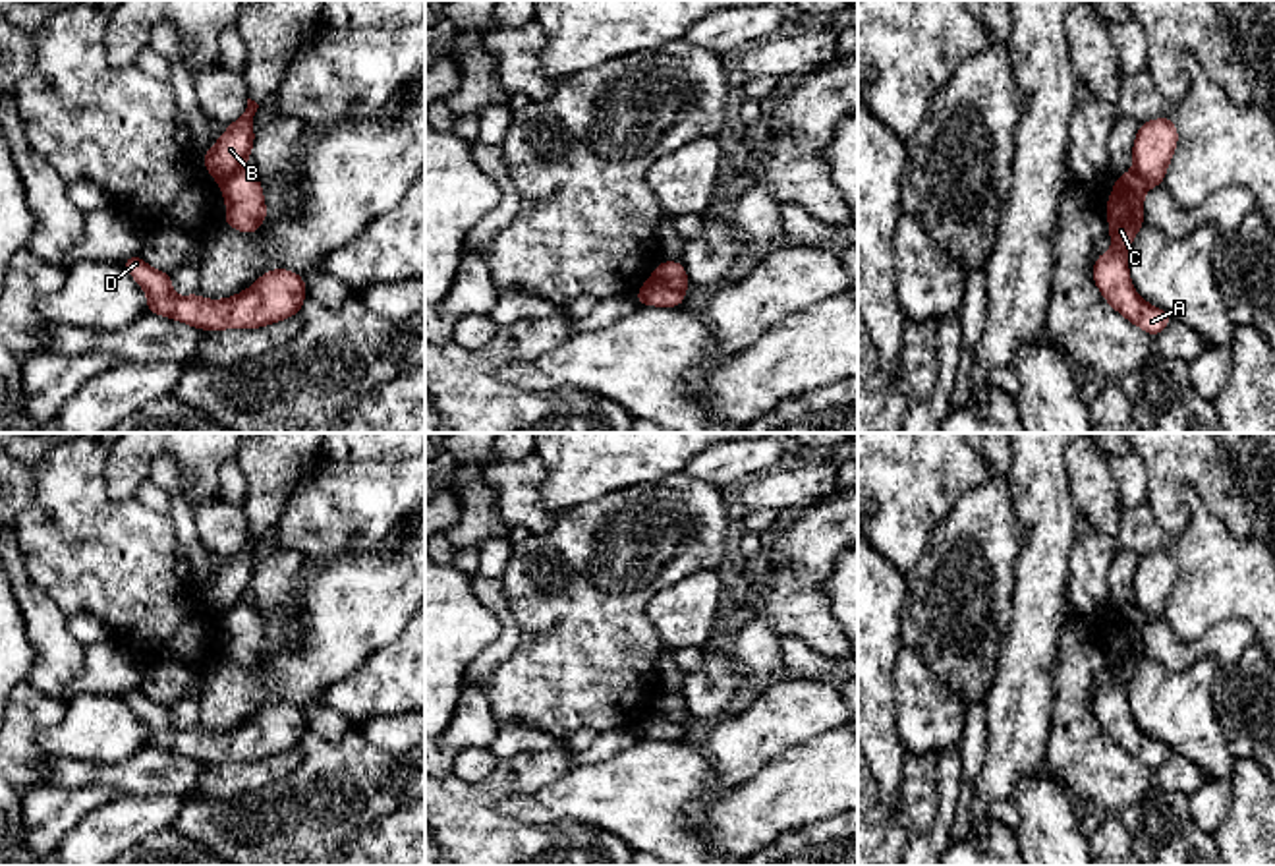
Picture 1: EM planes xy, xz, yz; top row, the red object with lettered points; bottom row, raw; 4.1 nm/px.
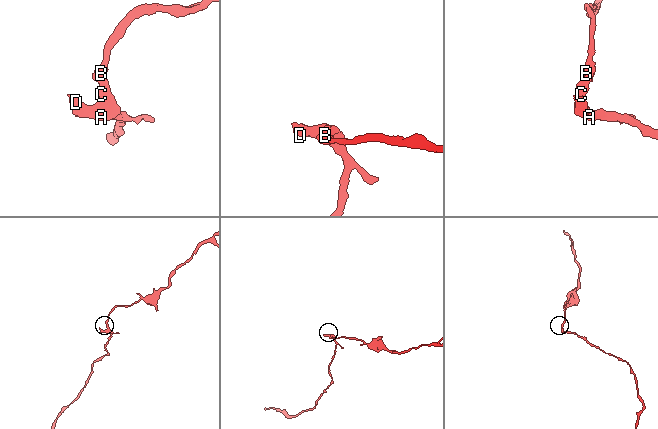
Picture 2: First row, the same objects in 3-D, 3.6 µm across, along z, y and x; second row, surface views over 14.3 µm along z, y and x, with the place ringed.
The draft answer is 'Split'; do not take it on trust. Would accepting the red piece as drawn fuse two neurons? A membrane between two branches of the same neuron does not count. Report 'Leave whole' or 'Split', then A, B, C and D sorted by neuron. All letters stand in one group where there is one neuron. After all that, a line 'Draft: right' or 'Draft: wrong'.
Split. Groups: A C D / B
Draft: right

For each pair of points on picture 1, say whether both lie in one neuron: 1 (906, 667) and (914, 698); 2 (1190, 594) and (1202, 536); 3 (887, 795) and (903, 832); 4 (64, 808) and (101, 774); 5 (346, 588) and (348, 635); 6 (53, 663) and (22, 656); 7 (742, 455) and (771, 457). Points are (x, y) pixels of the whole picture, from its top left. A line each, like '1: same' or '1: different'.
1: same
2: same
3: different
4: different
5: same
6: different
7: same

